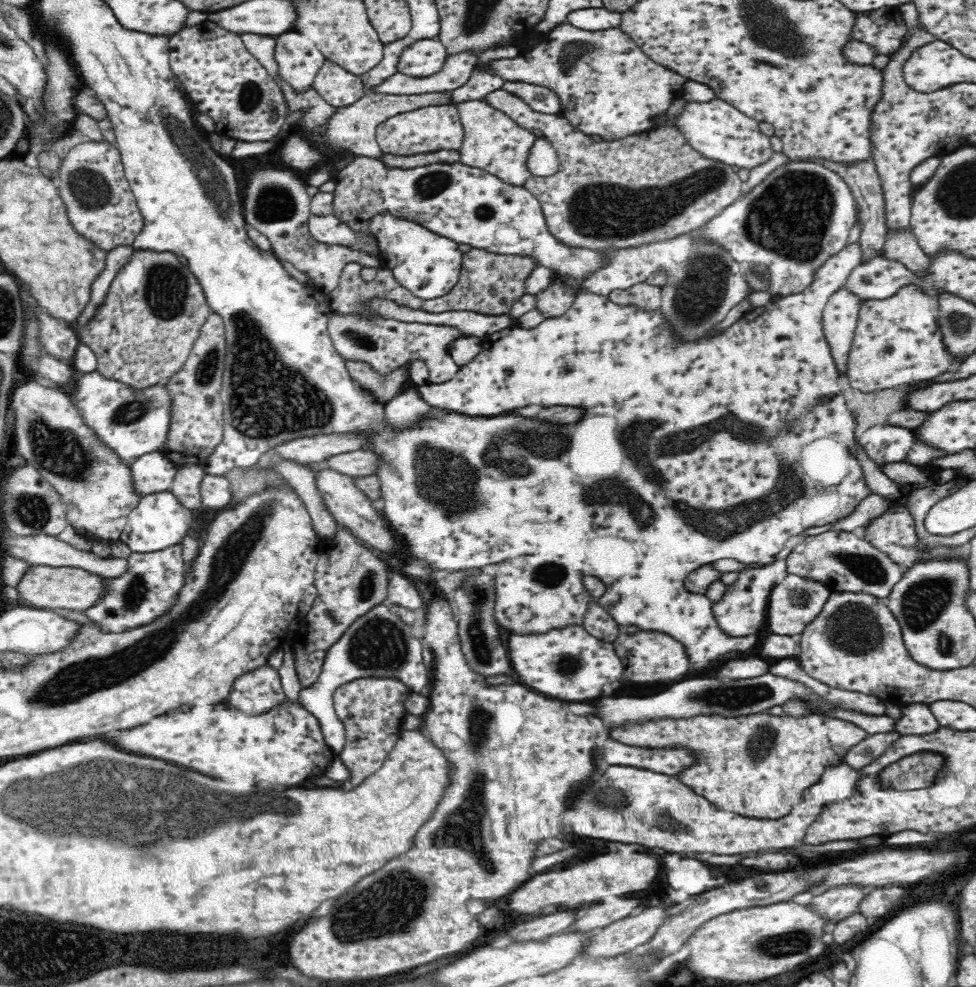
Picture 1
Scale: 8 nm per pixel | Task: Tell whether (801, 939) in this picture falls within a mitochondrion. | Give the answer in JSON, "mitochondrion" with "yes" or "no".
{"mitochondrion":"yes"}

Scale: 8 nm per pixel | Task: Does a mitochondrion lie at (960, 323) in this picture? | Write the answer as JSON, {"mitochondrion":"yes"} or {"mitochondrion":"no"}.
{"mitochondrion":"yes"}

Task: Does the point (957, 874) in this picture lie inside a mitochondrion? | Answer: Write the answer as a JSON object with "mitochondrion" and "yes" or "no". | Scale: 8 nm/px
{"mitochondrion":"no"}

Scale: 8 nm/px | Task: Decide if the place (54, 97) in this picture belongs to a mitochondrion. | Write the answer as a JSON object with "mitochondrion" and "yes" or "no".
{"mitochondrion":"yes"}

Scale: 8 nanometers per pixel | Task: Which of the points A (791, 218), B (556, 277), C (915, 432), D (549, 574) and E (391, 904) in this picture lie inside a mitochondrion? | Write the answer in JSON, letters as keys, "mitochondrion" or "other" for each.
{"A":"mitochondrion","B":"other","C":"other","D":"mitochondrion","E":"mitochondrion"}

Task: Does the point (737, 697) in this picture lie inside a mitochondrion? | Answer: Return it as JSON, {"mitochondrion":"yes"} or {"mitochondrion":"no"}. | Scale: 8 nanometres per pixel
{"mitochondrion":"yes"}

